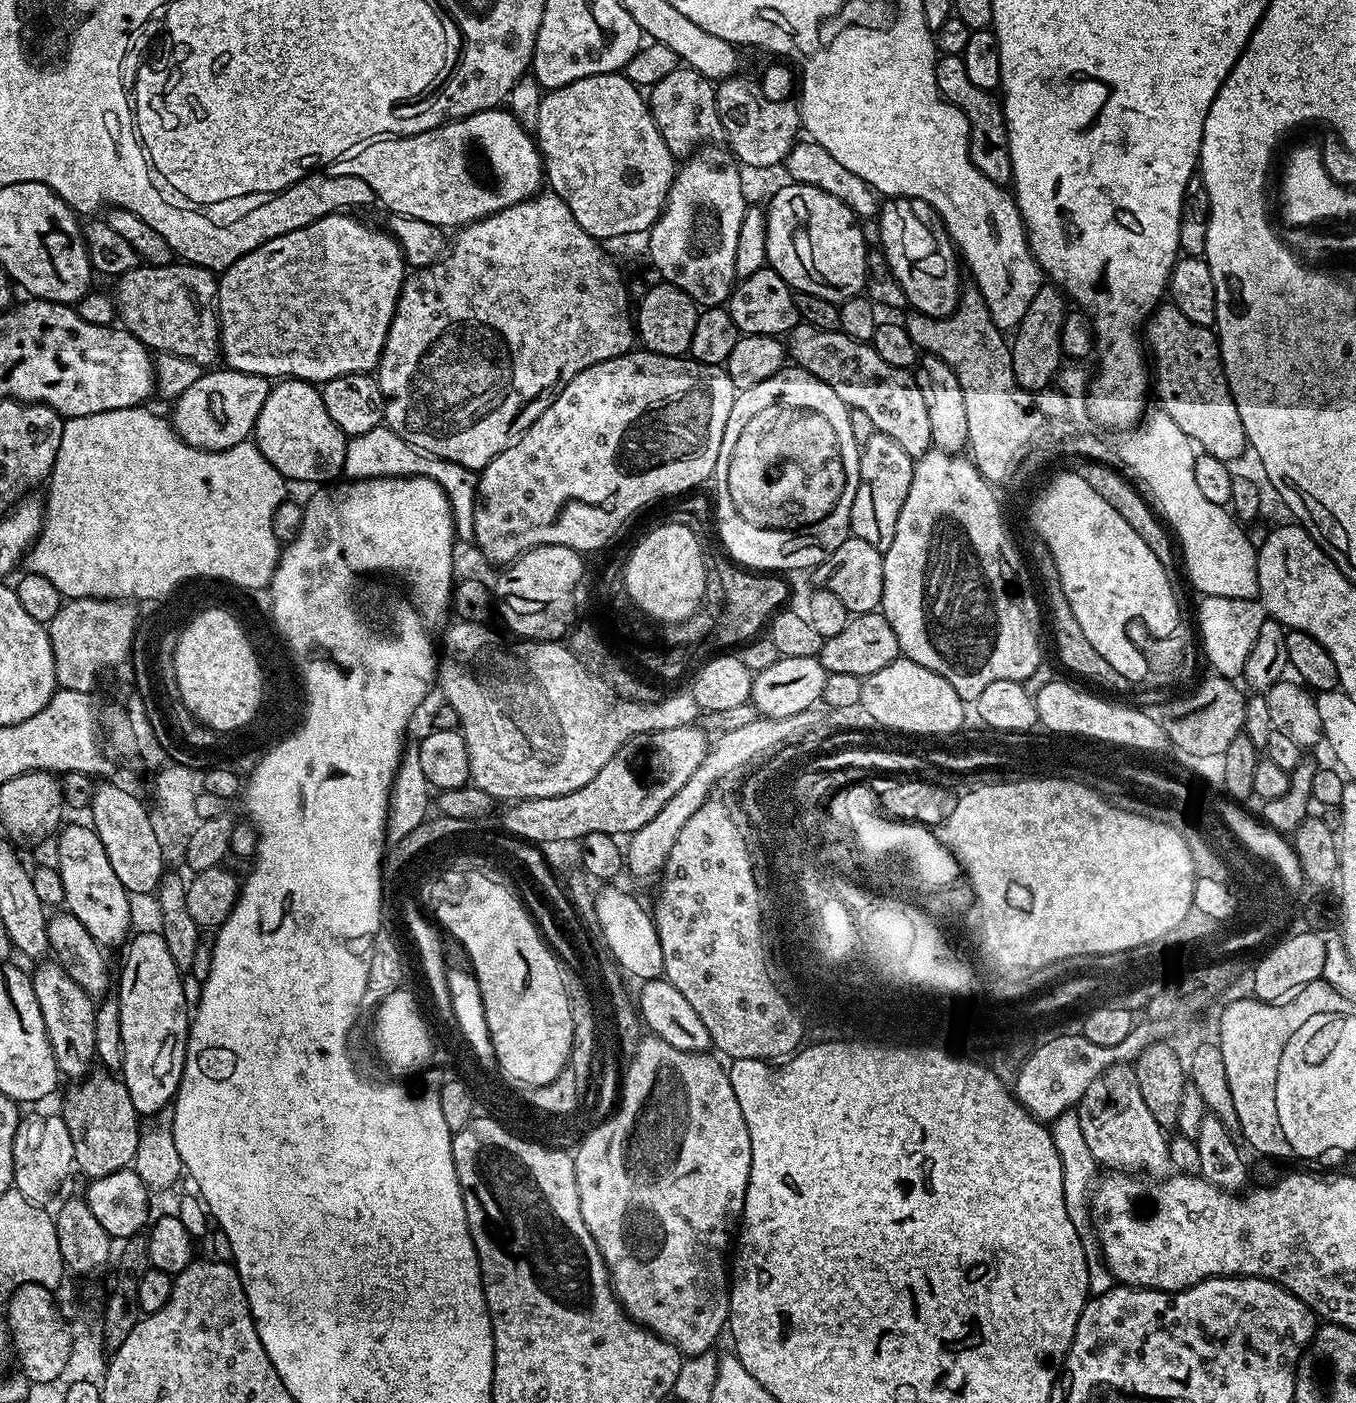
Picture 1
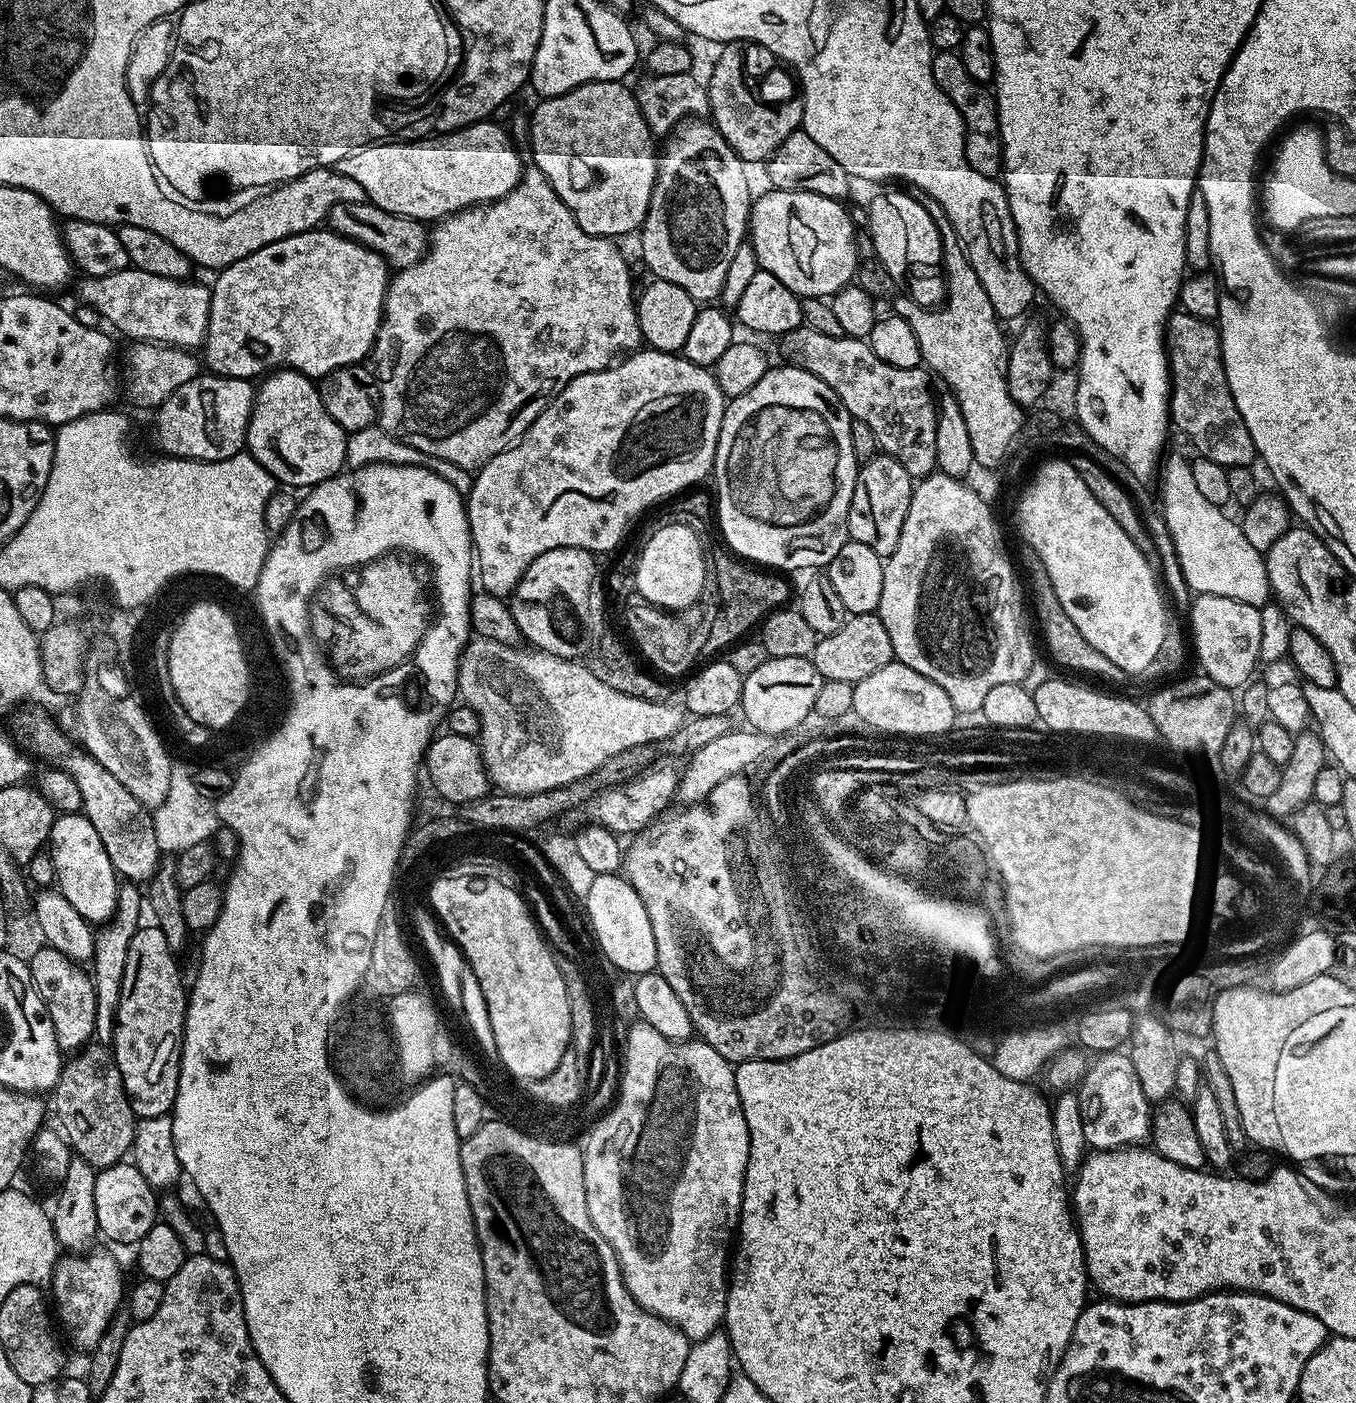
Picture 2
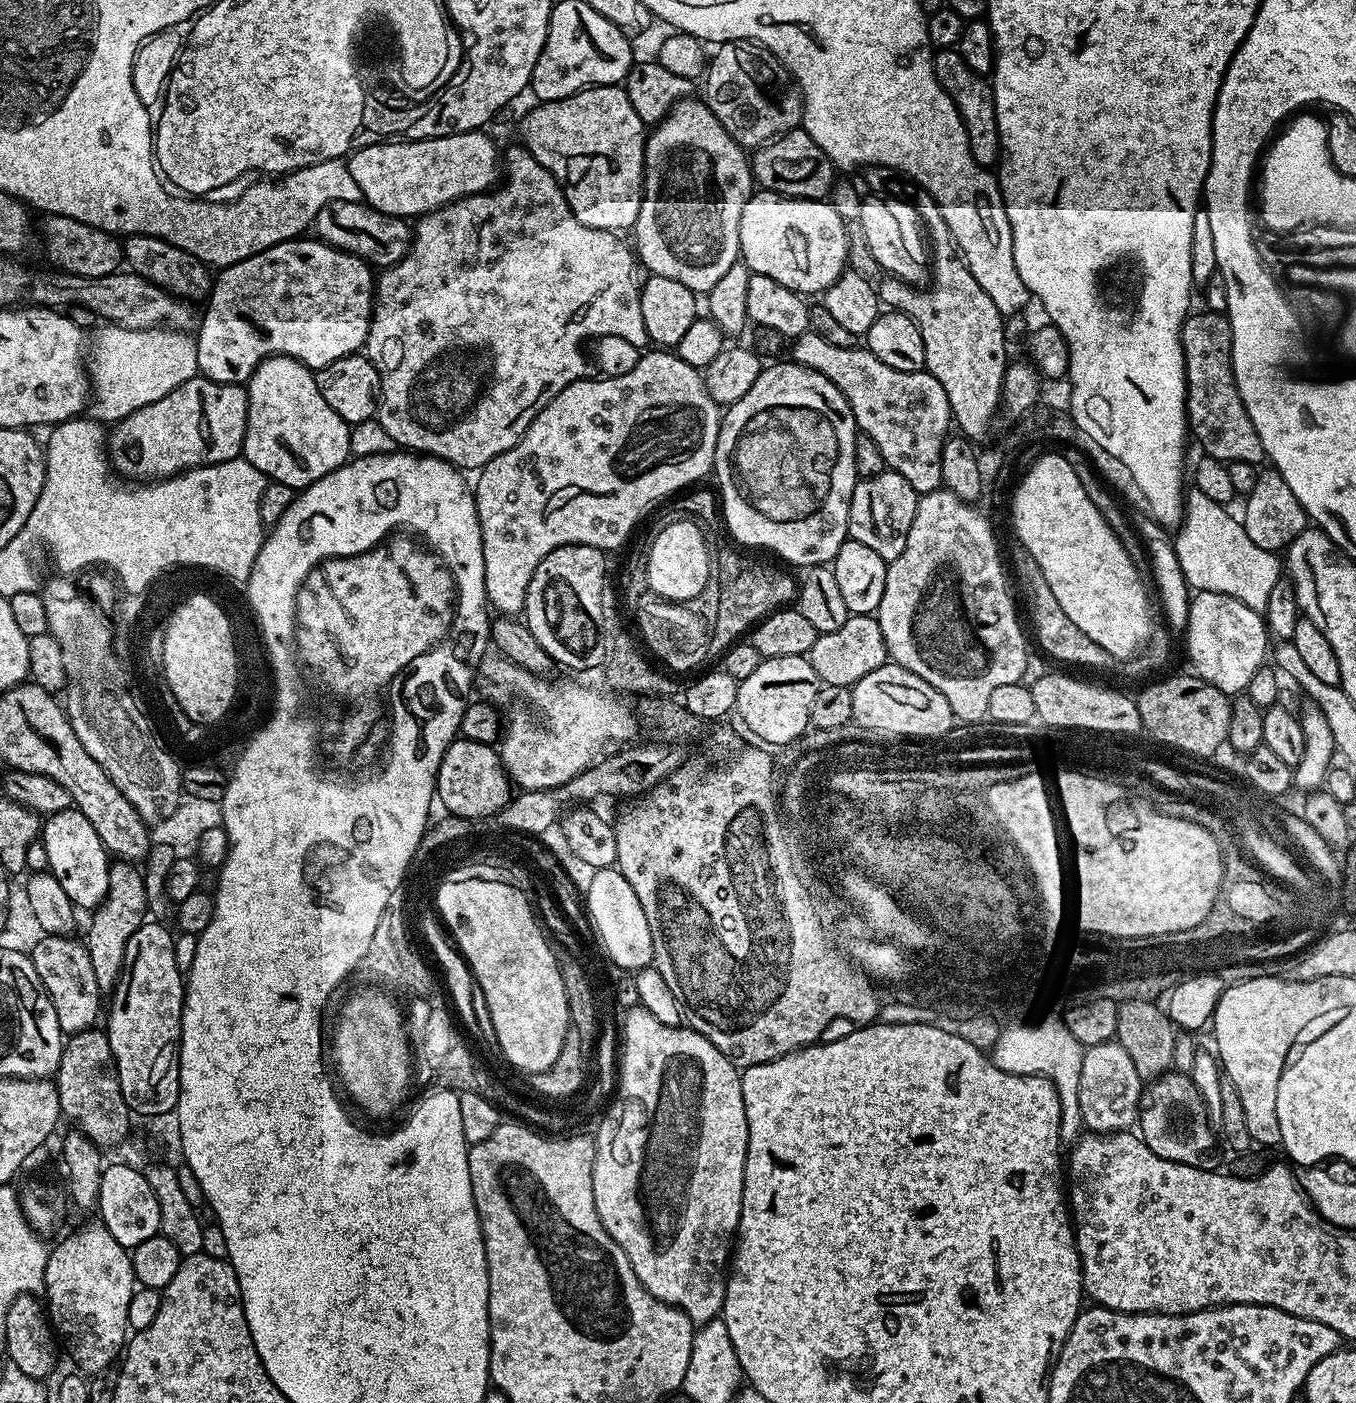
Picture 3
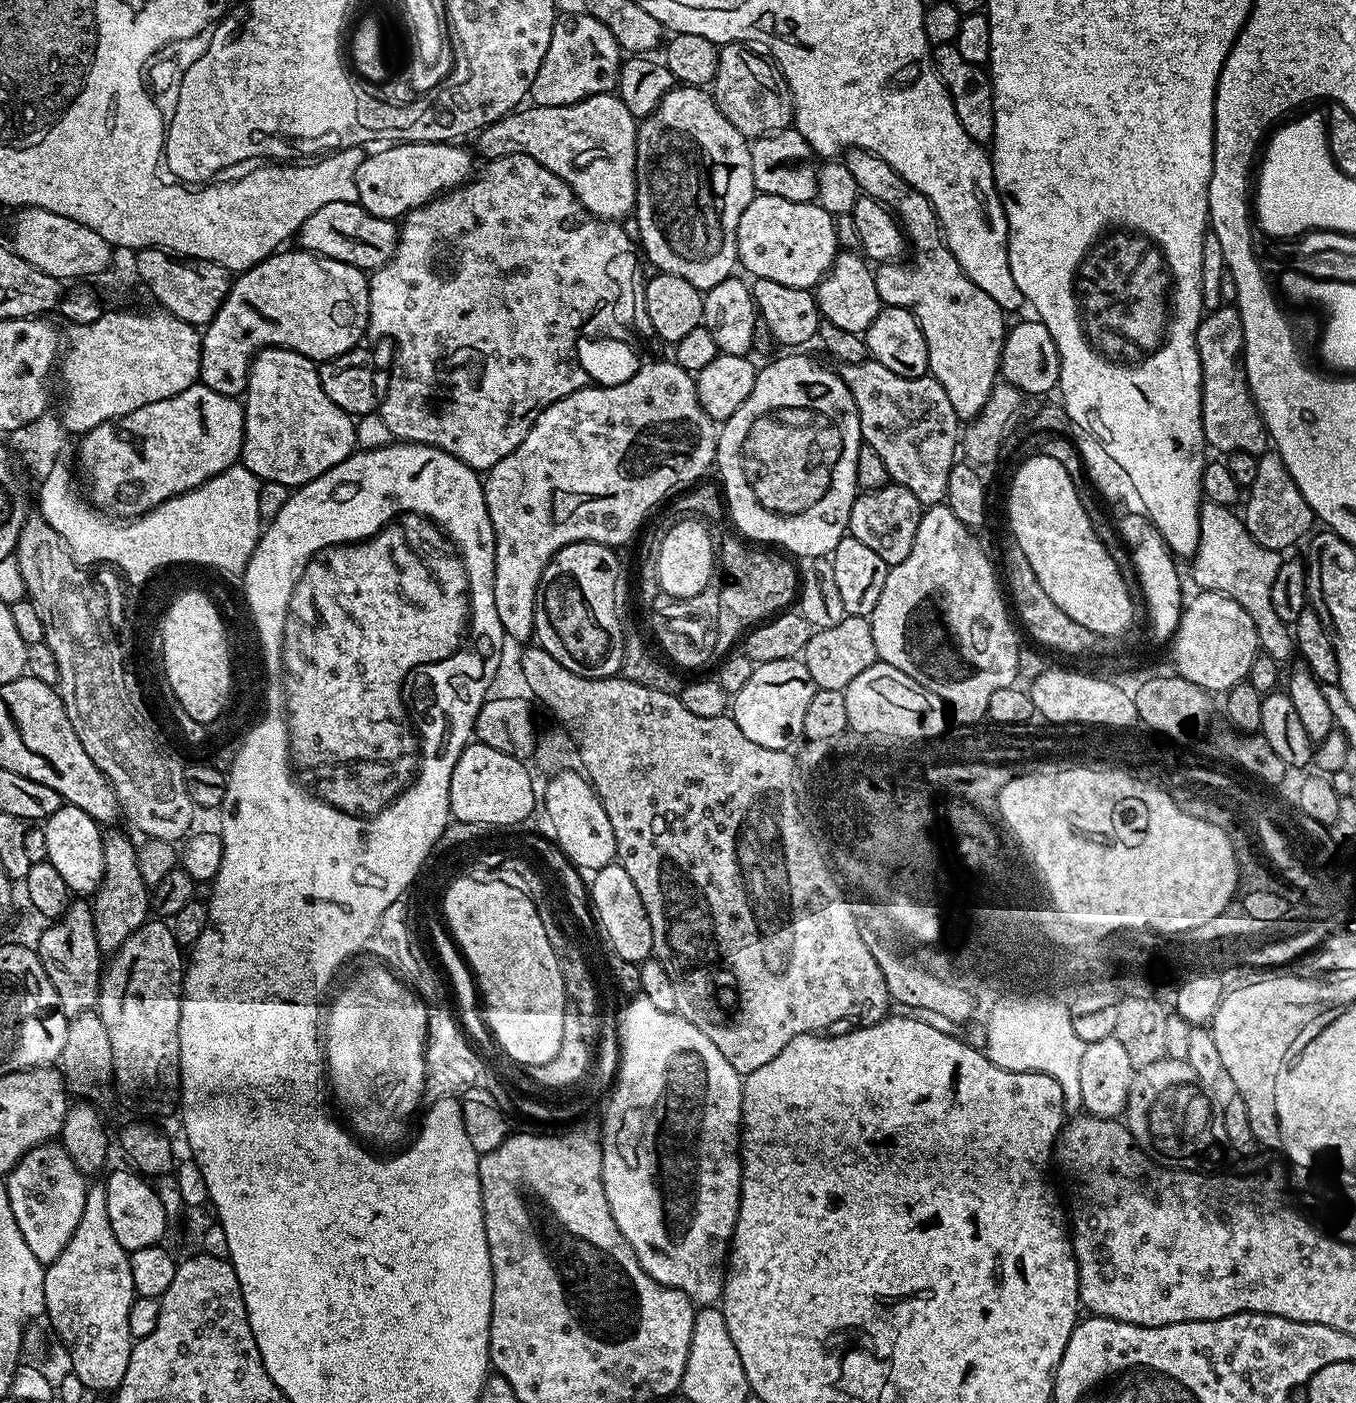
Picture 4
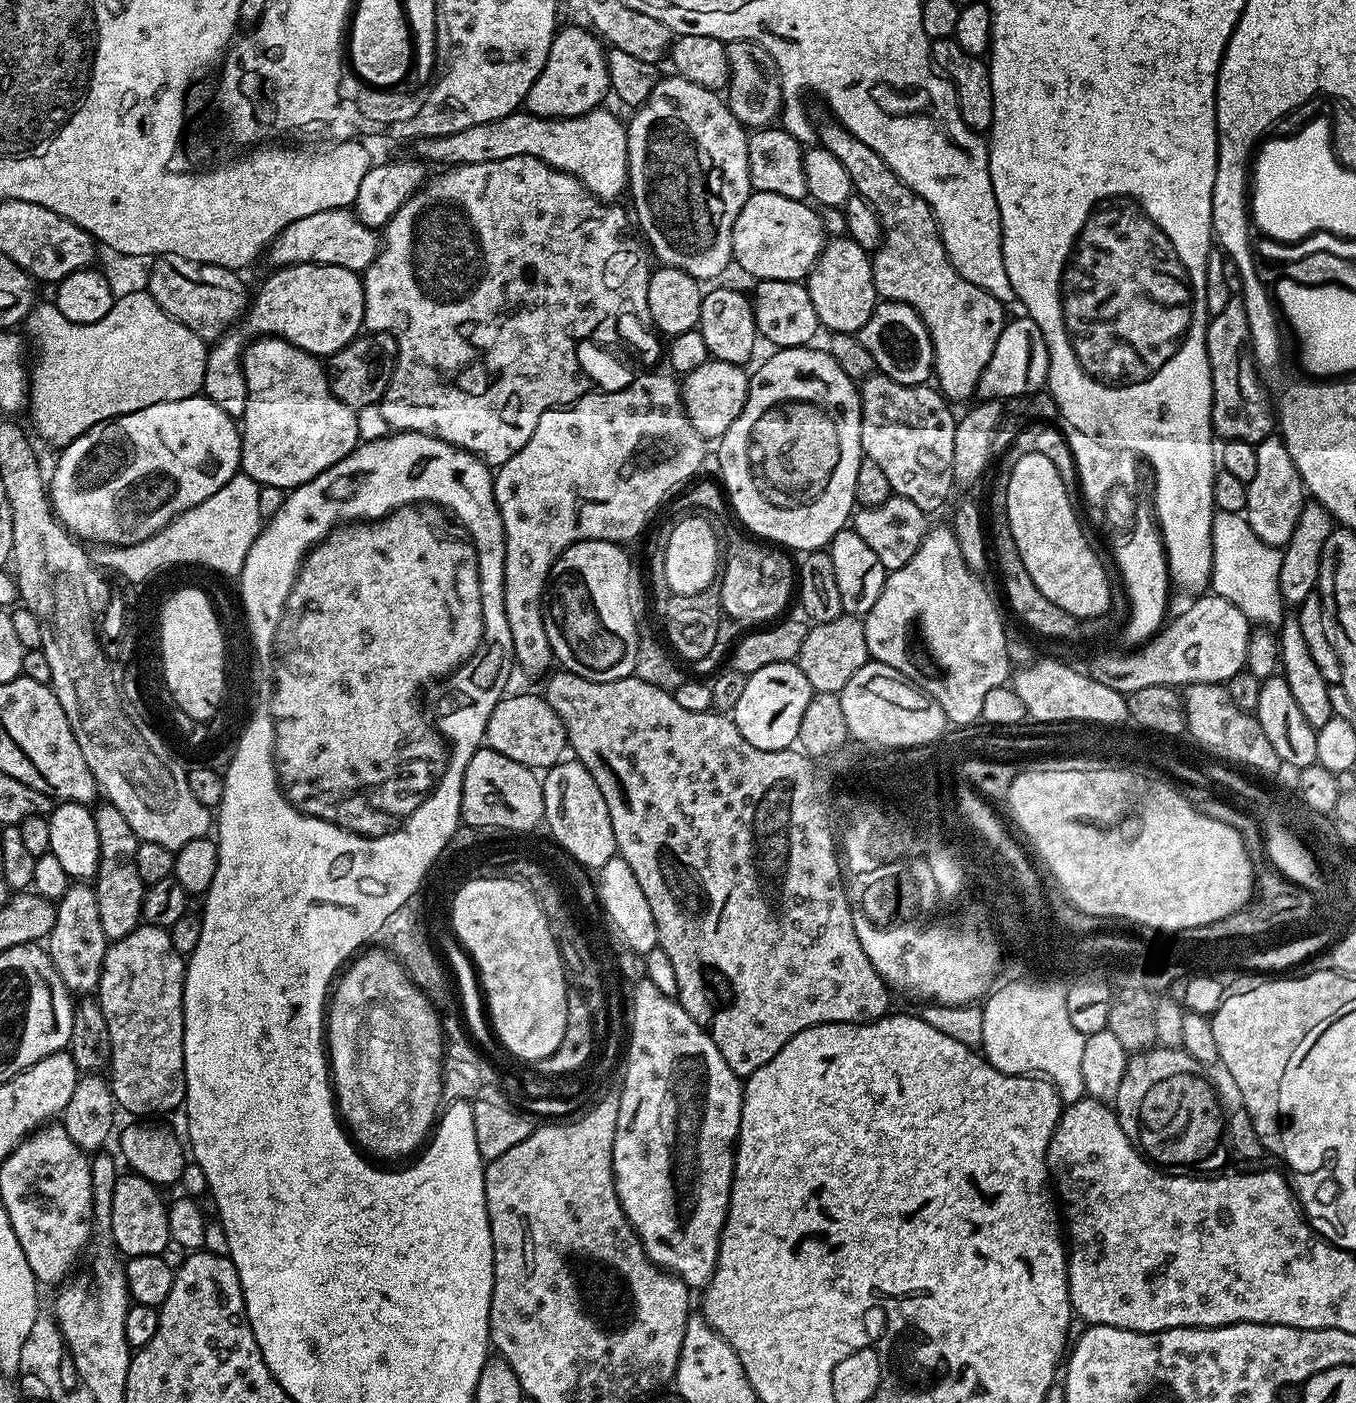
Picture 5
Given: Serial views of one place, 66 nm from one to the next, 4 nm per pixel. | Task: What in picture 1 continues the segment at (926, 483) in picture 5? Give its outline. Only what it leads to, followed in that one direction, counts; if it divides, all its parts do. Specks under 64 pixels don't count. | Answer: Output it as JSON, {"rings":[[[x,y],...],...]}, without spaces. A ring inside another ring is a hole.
{"rings":[[[799,323],[786,336],[786,352],[793,365],[799,366],[809,372],[814,378],[826,382],[838,398],[854,410],[863,410],[874,422],[877,432],[886,434],[886,438],[894,438],[906,454],[914,458],[924,456],[932,448],[930,438],[930,417],[926,414],[926,401],[922,398],[922,390],[918,390],[918,382],[915,375],[909,369],[890,366],[878,358],[878,354],[872,349],[871,343],[850,338],[845,332],[822,330],[806,323]]]}

